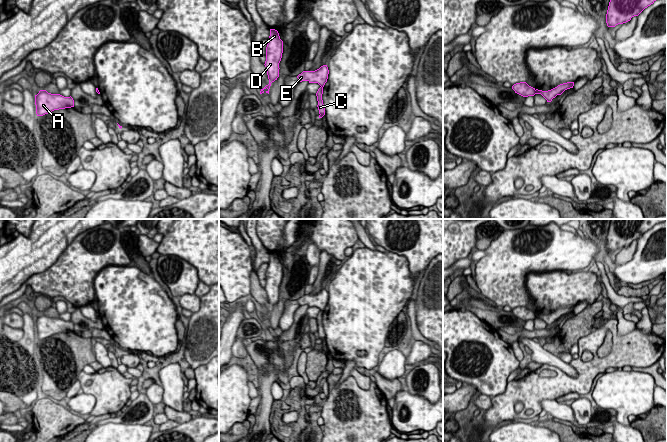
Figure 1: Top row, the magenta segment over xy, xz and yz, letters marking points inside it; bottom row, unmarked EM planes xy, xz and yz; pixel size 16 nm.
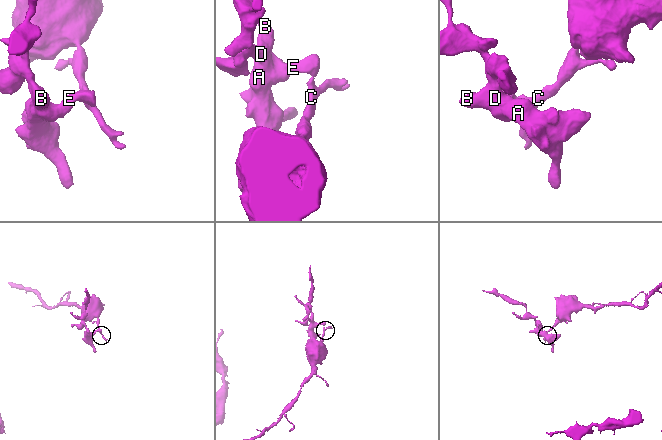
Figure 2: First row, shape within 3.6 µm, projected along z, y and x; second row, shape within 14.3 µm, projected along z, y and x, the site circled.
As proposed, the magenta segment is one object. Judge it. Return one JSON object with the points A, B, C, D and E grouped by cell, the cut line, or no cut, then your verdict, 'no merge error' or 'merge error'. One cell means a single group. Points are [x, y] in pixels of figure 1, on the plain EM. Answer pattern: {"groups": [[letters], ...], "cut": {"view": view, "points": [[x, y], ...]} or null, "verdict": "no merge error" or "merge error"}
{"groups": [["A", "B", "D", "E"], ["C"]], "cut": {"view": "yz", "points": [[534, 314], [536, 317]]}, "verdict": "merge error"}

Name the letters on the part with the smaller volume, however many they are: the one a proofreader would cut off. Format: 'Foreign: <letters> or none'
Foreign: A, B, D, E

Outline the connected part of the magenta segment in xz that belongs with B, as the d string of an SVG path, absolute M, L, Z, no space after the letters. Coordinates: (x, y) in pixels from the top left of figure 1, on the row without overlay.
M270 253L270 260L266 271L266 285L265 291L267 293L267 299L269 308L261 313L260 318L264 317L264 313L268 313L266 317L269 318L271 307L277 304L279 301L279 287L283 277L283 265L280 263L279 257L275 253Z

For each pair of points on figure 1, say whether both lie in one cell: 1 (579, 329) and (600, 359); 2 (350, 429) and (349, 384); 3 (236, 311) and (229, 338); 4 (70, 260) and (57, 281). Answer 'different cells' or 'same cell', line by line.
1: different cells
2: same cell
3: same cell
4: same cell

